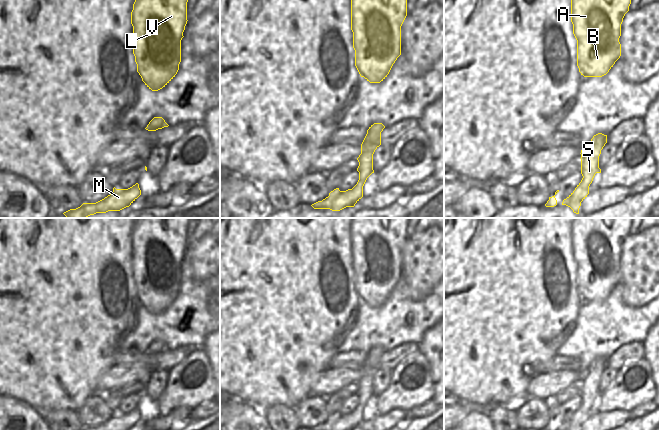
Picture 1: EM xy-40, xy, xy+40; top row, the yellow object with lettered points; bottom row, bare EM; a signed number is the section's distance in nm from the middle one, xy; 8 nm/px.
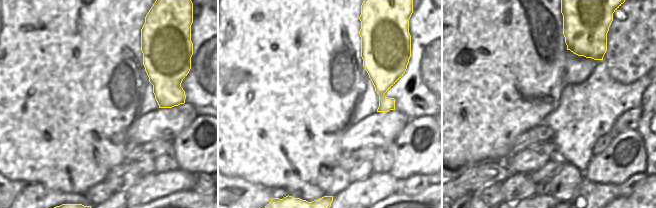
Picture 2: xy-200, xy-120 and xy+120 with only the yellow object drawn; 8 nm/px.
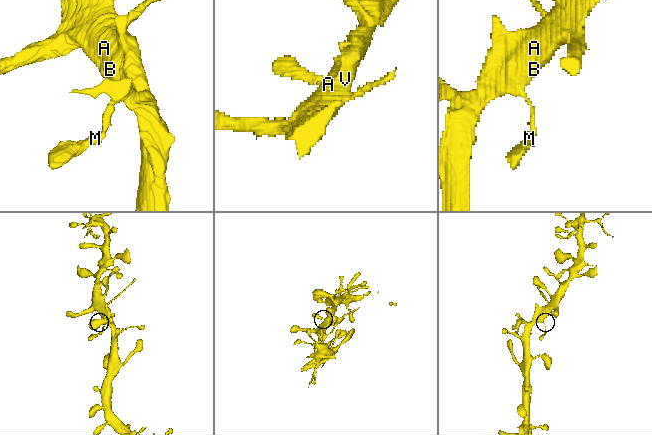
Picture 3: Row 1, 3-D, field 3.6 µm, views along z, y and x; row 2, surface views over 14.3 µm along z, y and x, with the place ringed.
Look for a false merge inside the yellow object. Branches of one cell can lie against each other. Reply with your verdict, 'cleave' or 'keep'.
keep

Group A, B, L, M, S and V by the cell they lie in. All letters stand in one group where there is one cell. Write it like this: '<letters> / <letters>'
A B L M S V

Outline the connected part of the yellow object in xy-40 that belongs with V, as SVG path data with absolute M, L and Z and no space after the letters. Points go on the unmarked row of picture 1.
M140 218L133 228L133 278L137 296L152 315L165 311L177 298L181 286L181 264L187 248L187 226L191 218Z

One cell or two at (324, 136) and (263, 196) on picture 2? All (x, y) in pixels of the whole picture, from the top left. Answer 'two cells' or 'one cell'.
two cells

